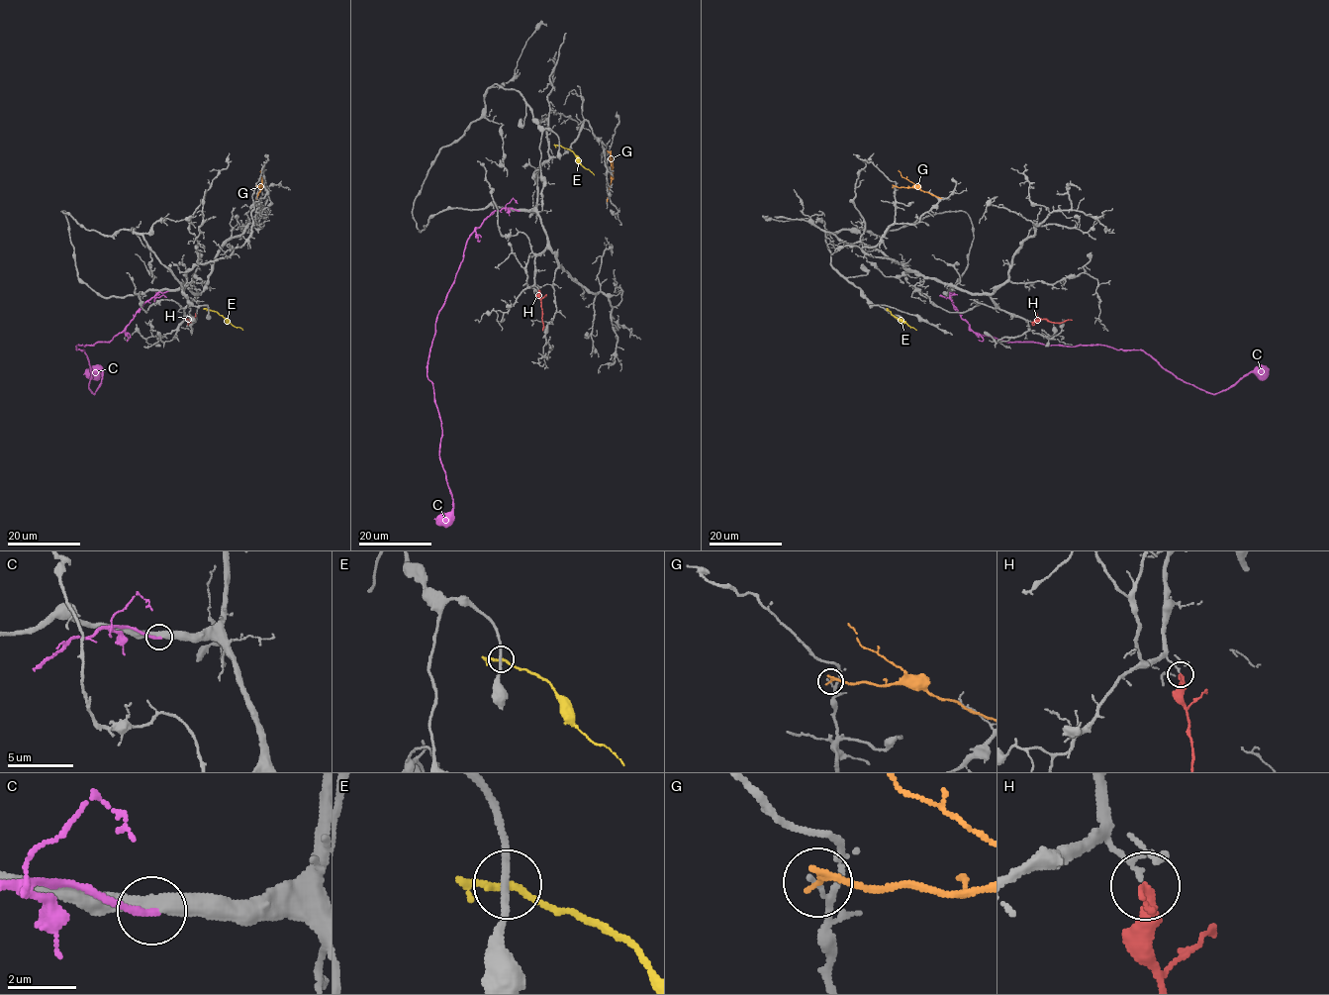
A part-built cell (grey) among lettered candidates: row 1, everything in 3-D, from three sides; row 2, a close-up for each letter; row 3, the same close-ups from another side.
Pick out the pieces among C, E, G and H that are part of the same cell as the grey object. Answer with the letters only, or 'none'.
C, H

